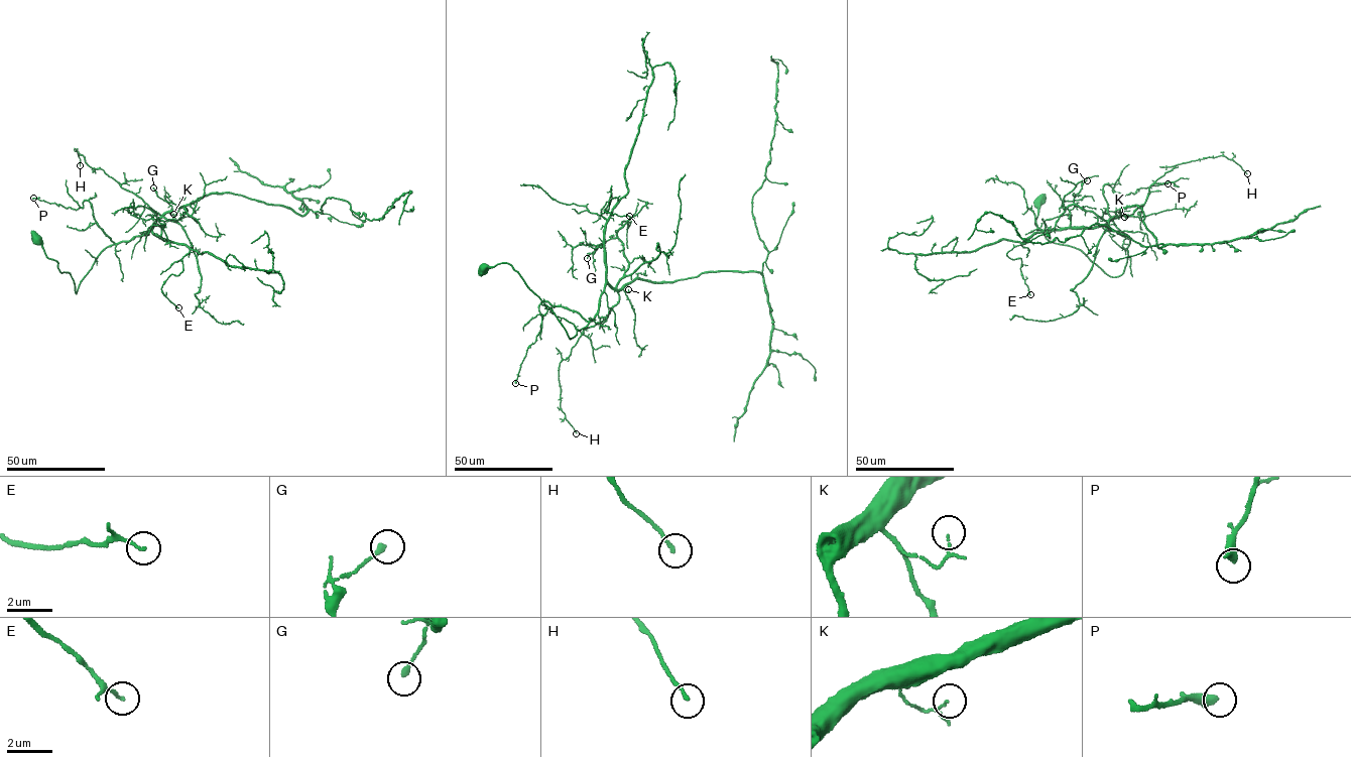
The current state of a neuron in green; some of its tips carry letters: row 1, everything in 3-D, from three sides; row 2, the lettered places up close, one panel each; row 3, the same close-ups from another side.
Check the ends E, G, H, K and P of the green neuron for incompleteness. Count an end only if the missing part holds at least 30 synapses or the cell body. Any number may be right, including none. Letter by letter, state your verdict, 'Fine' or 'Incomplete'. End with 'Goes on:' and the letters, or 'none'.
E: Fine
G: Fine
H: Fine
K: Fine
P: Fine
Goes on: none

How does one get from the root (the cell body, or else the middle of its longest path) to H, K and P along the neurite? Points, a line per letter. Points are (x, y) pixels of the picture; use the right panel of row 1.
H: (1038, 202), (1046, 237), (1117, 276), (1131, 239), (1106, 225), (1132, 216), (1167, 171), (1221, 155), (1247, 173)
K: (1038, 202), (1035, 223), (1045, 237), (1075, 247), (1112, 276), (1123, 273), (1131, 239), (1105, 226), (1124, 217)
P: (1038, 202), (1035, 223), (1046, 237), (1117, 276), (1131, 239), (1108, 214), (1104, 185), (1123, 195), (1168, 183)

